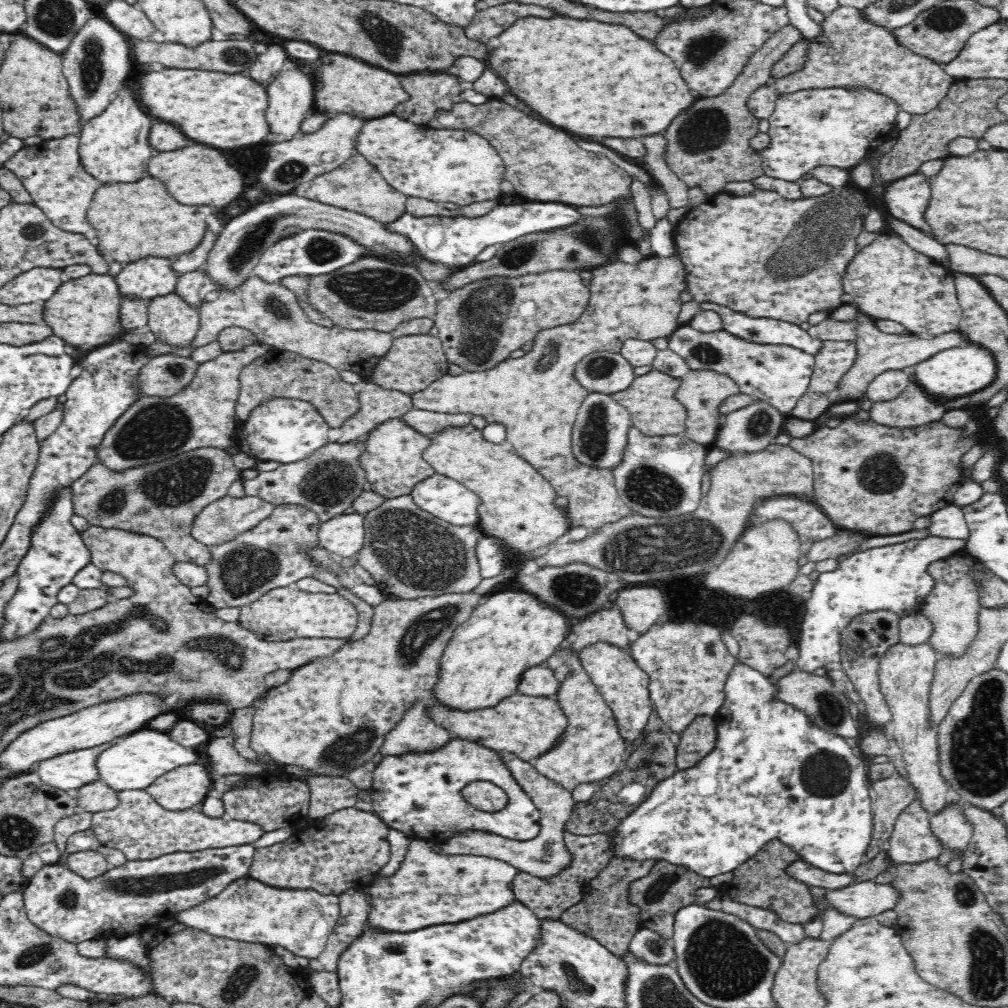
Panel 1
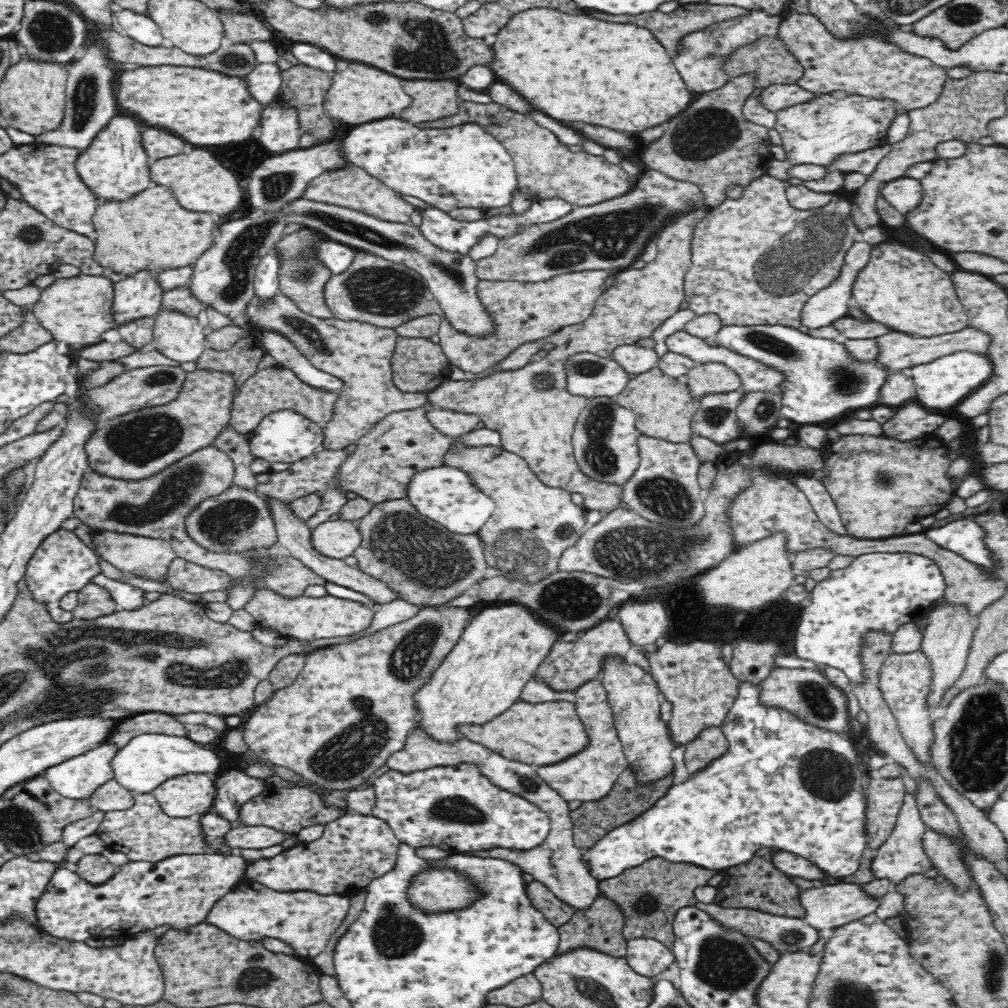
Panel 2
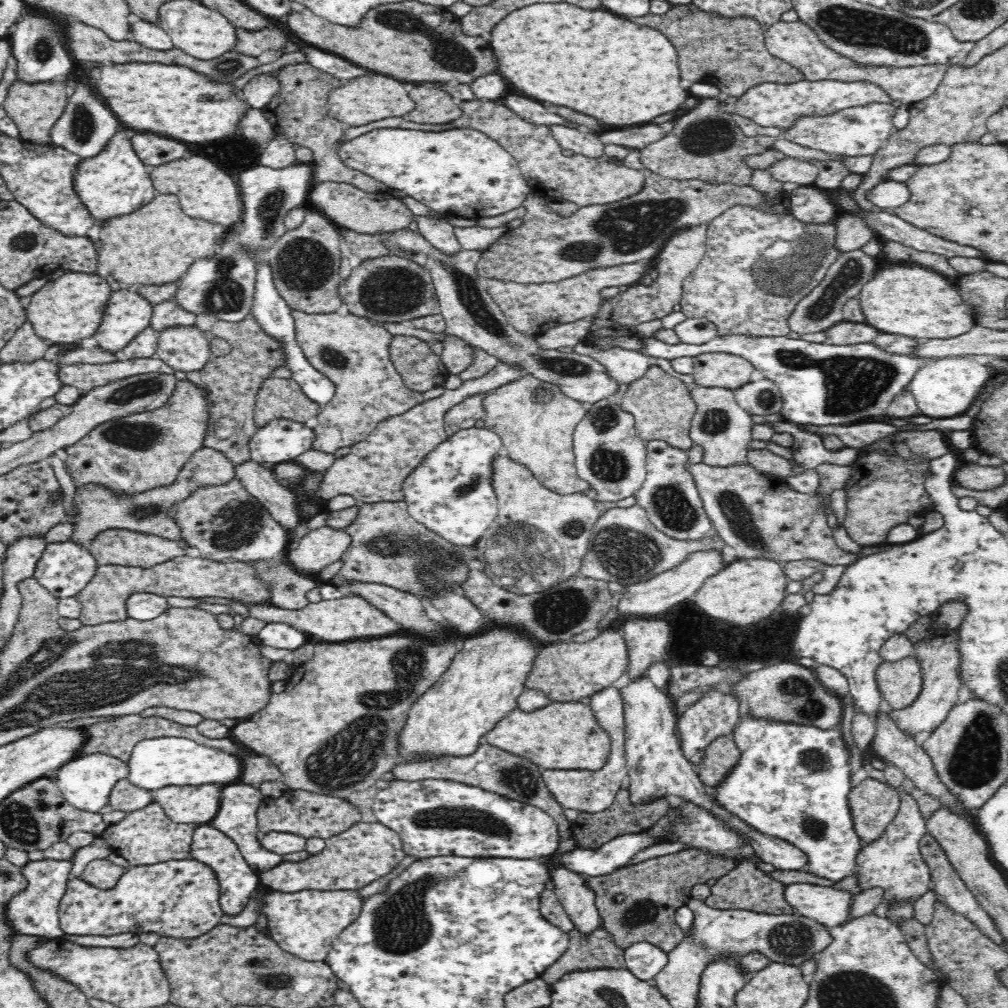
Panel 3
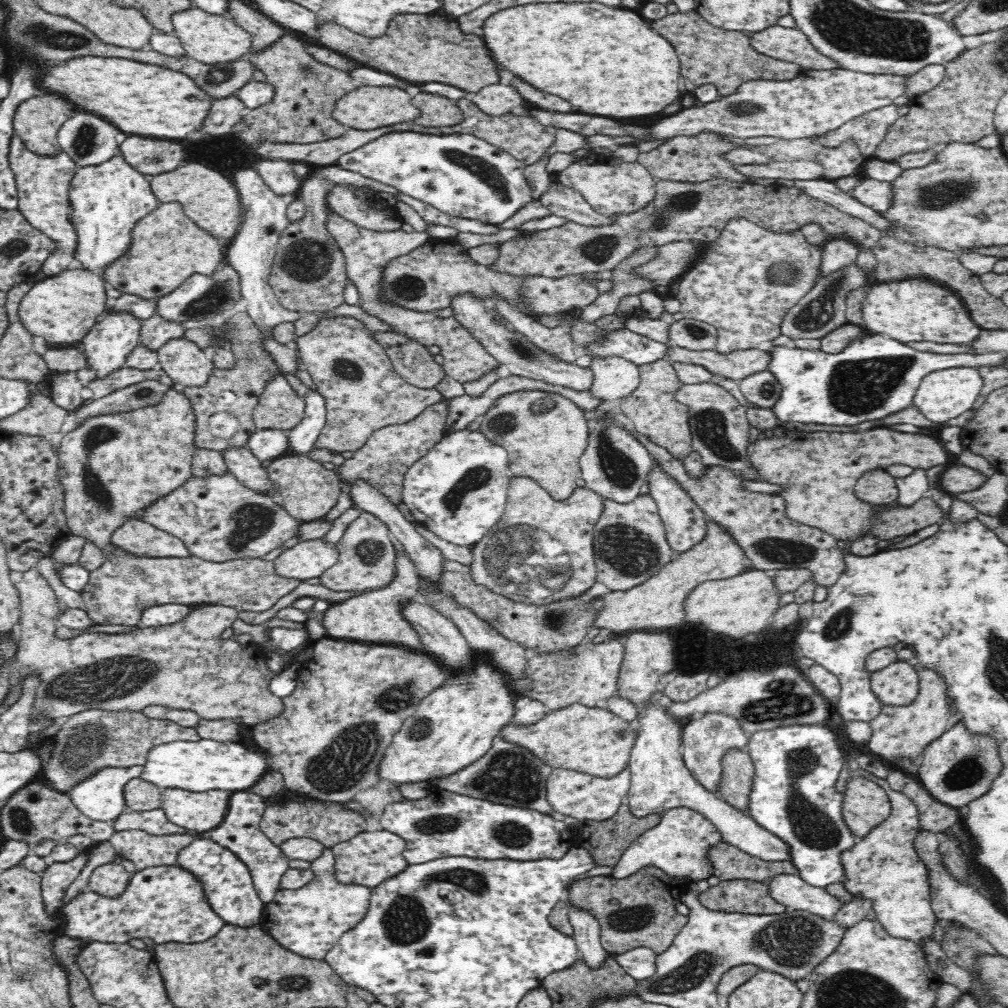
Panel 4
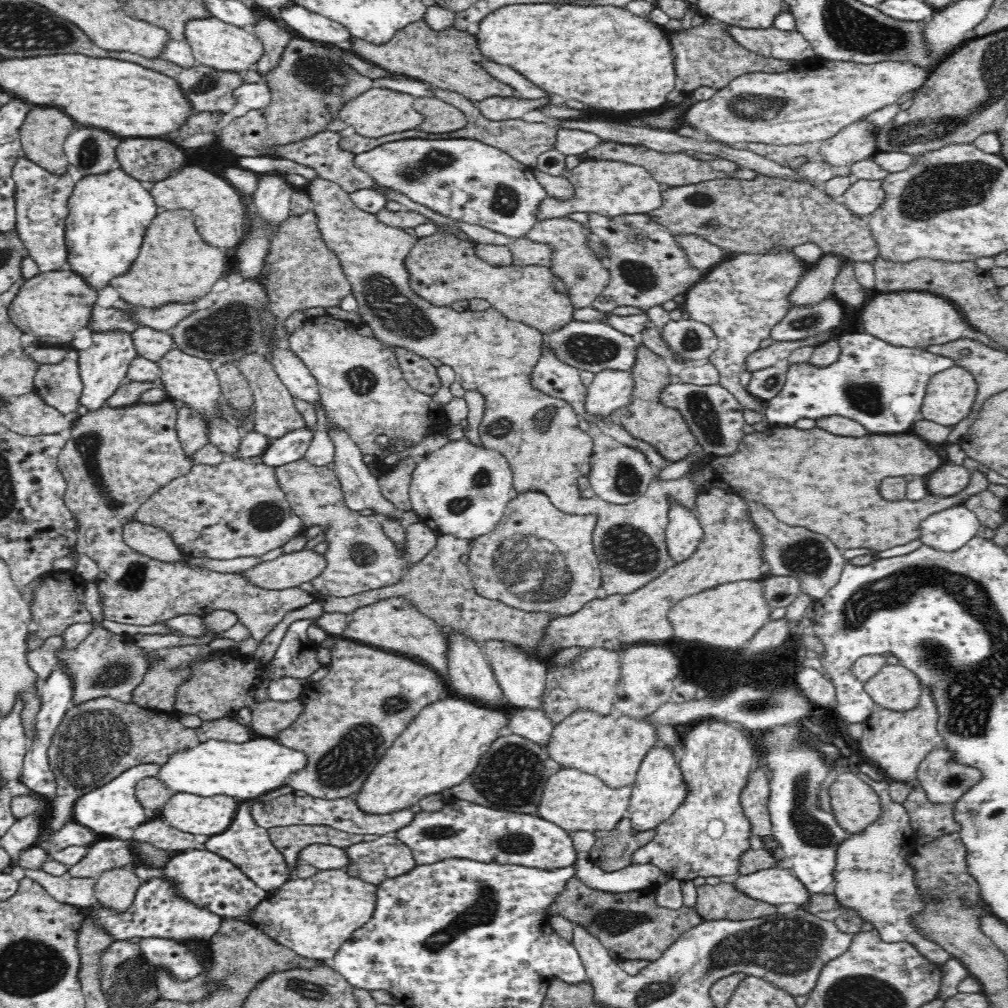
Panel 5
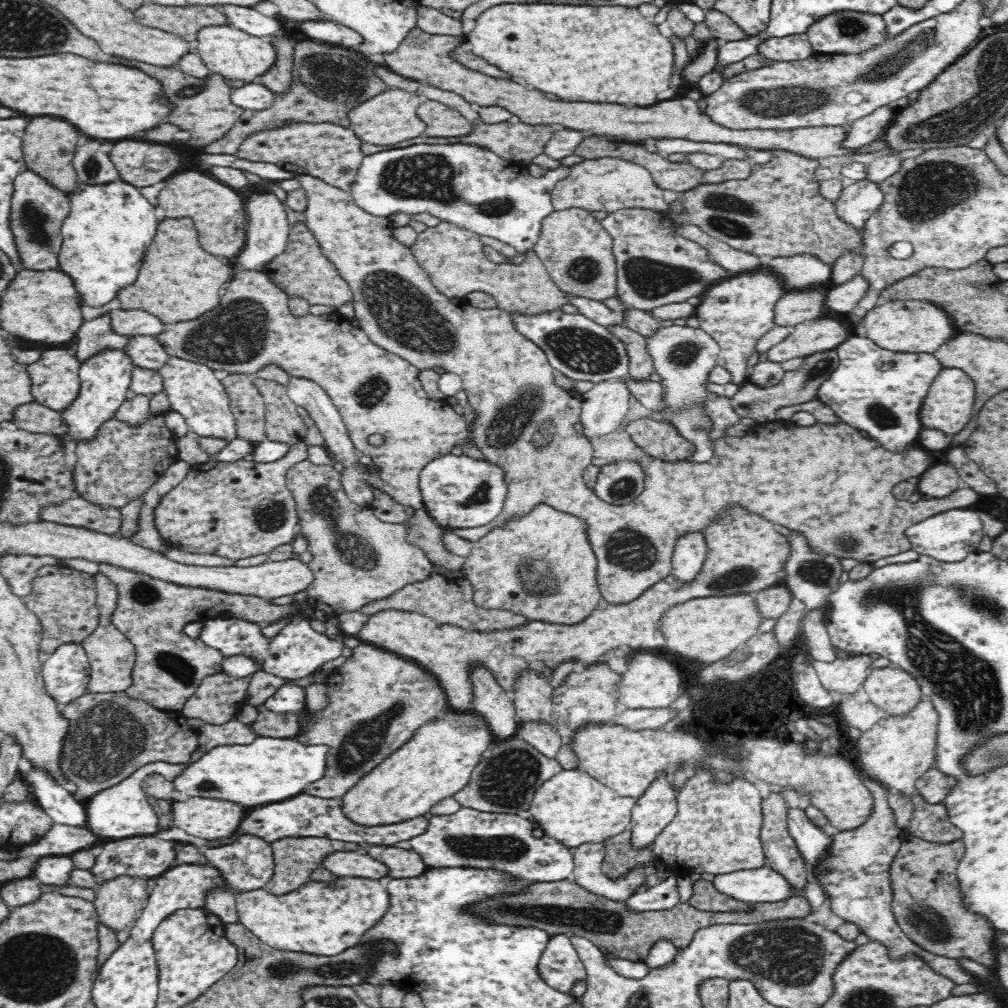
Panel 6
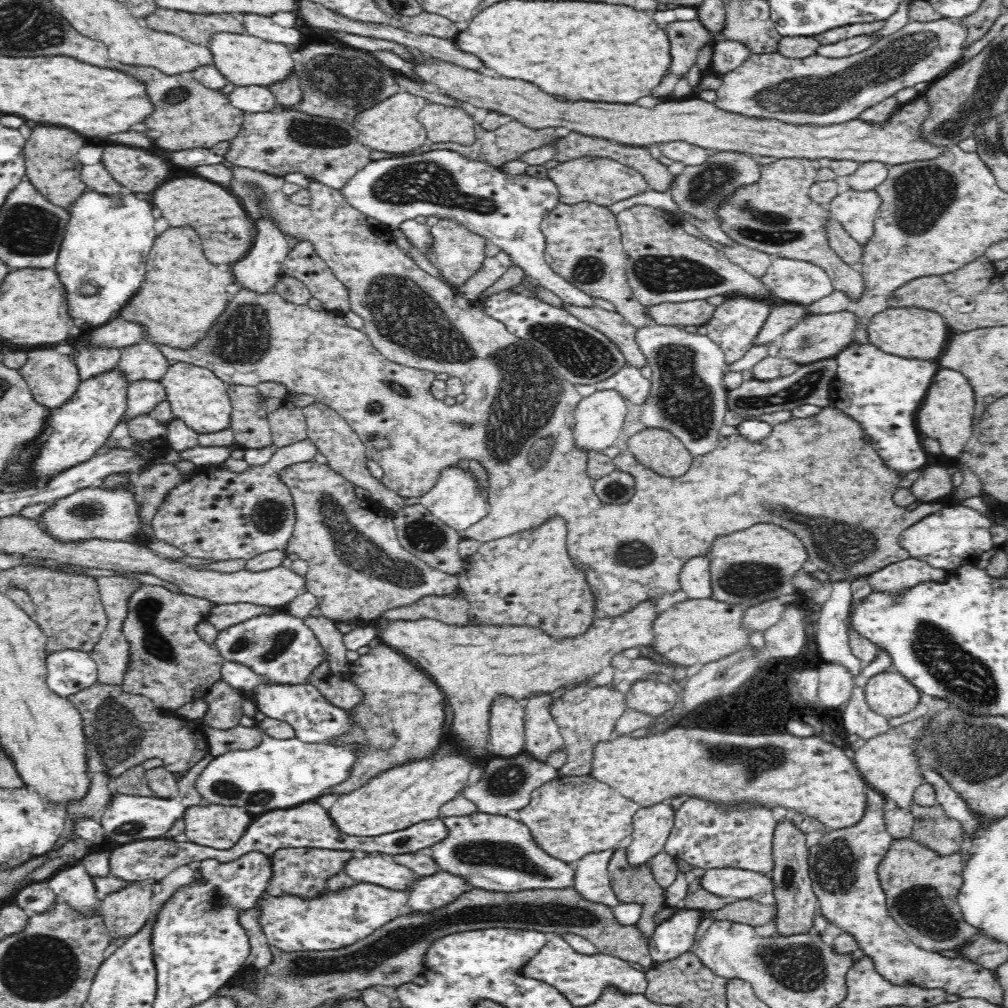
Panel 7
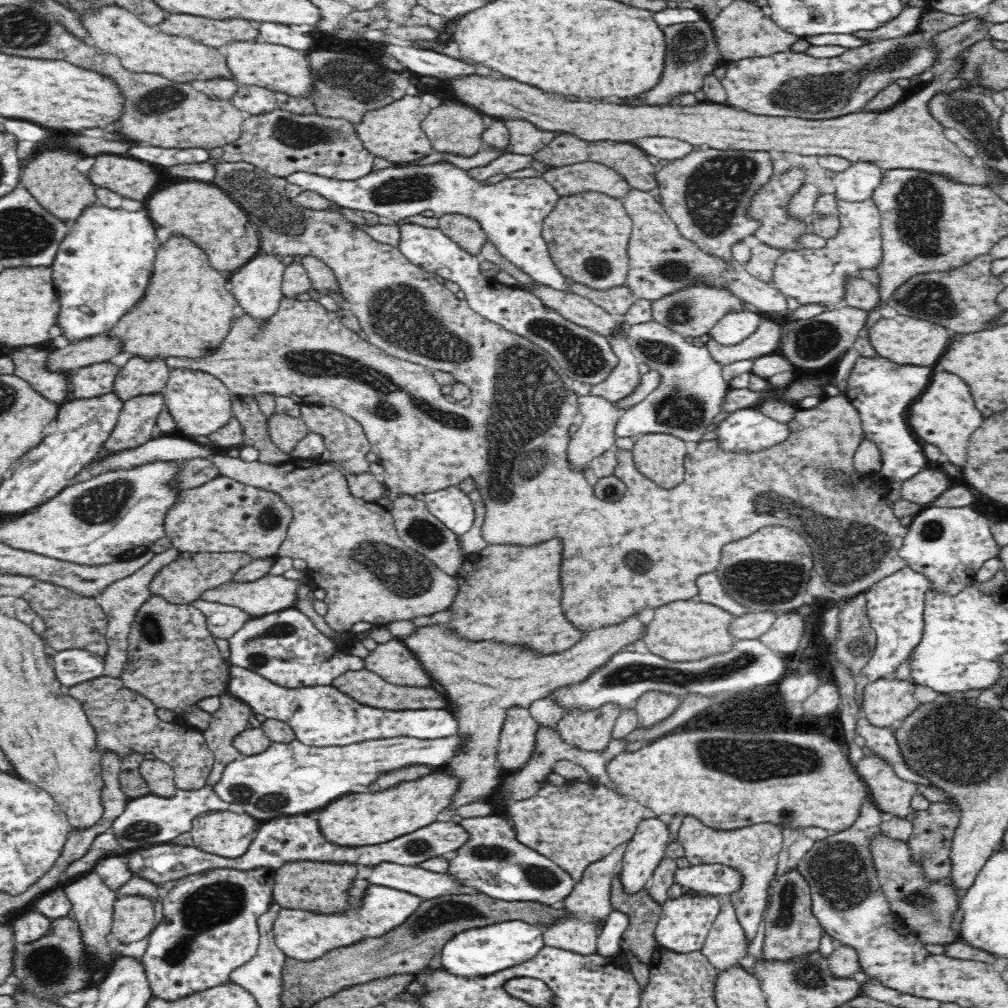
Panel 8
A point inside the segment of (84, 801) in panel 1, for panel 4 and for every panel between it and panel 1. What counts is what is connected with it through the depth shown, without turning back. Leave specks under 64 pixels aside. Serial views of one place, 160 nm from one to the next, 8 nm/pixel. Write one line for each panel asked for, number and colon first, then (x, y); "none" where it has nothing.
2: (112, 796)
3: (126, 797)
4: (141, 795)

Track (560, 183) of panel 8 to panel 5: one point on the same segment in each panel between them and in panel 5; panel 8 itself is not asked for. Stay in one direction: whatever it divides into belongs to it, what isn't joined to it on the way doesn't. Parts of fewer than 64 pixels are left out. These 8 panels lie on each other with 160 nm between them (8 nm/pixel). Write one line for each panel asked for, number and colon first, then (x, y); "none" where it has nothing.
5: (607, 187)
6: (609, 184)
7: (603, 181)

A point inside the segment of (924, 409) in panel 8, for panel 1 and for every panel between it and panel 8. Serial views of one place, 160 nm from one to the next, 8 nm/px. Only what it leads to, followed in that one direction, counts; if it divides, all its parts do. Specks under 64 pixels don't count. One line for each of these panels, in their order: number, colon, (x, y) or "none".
1: (959, 371)
2: (945, 382)
3: (944, 388)
4: (943, 395)
5: (949, 396)
6: (948, 406)
7: (946, 415)

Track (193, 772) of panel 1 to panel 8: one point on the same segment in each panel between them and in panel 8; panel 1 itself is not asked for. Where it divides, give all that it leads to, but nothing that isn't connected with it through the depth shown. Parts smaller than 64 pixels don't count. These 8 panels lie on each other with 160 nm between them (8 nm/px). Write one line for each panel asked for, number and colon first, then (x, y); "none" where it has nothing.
2: (186, 796)
3: (194, 805)
4: (196, 812)
5: (189, 813)
6: (214, 820)
7: (220, 827)
8: (224, 833)

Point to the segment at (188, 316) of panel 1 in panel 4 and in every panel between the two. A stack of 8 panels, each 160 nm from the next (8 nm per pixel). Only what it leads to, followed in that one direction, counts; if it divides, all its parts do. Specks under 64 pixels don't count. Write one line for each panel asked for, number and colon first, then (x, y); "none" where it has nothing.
2: (181, 338)
3: (186, 349)
4: (183, 361)

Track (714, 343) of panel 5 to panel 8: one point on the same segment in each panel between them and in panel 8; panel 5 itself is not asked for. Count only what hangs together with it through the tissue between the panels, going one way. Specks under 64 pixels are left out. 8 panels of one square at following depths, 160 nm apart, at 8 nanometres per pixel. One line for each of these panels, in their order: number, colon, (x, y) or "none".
6: (683, 357)
7: (687, 397)
8: (692, 387)

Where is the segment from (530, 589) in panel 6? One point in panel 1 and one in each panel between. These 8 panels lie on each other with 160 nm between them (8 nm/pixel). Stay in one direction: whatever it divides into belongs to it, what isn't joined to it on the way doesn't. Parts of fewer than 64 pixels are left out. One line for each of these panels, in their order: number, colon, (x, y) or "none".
1: (518, 508)
2: (532, 526)
3: (539, 539)
4: (541, 551)
5: (537, 558)

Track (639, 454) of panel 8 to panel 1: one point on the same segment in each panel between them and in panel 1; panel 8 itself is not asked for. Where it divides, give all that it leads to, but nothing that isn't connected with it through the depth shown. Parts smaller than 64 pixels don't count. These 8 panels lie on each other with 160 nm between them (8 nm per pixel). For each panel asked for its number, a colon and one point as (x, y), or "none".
1: (650, 400)
2: (663, 408)
3: (661, 405)
4: (652, 408)
5: (645, 418)
6: (659, 439)
7: (658, 450)

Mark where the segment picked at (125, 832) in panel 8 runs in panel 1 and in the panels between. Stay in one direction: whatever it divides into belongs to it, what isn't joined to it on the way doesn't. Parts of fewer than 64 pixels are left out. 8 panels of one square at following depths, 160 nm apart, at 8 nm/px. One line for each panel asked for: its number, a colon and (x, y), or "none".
1: (68, 773)
2: (78, 778)
3: (86, 783)
4: (101, 798)
5: (104, 811)
6: (122, 811)
7: (127, 819)

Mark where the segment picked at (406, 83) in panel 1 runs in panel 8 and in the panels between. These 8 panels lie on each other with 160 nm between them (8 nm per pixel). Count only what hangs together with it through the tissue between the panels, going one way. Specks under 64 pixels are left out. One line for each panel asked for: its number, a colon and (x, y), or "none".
2: (433, 100)
3: (433, 100)
4: (436, 111)
5: (439, 117)
6: (442, 121)
7: (444, 123)
8: (457, 129)

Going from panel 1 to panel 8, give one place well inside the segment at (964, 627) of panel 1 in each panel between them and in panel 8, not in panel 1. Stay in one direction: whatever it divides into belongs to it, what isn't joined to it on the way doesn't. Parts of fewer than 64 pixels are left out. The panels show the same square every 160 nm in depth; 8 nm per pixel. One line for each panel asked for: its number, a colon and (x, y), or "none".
2: (946, 642)
3: (937, 654)
4: (898, 733)
5: (897, 743)
6: (897, 751)
7: (887, 762)
8: (892, 796)

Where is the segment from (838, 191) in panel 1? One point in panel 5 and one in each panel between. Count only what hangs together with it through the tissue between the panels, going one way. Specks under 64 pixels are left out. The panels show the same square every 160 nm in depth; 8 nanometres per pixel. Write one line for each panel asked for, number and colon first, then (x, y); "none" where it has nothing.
2: (756, 260)
3: (758, 265)
4: (750, 278)
5: (741, 299)

